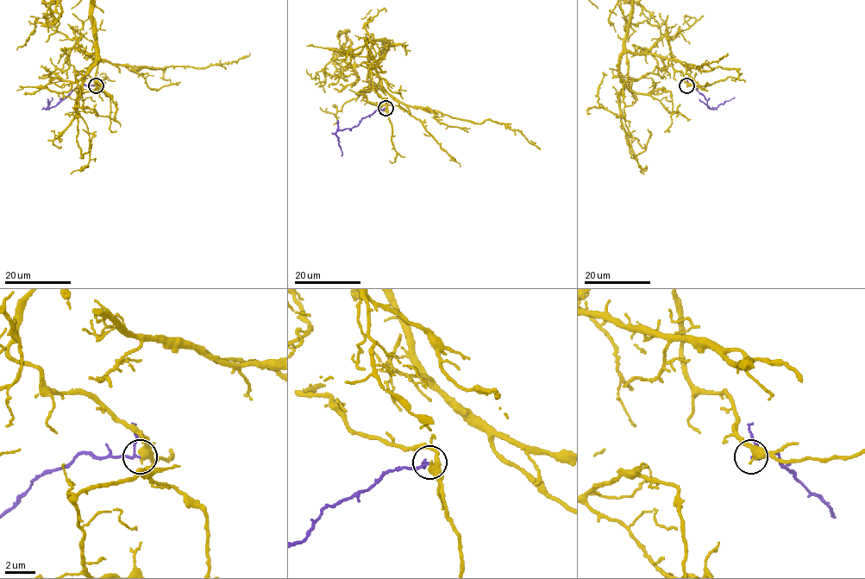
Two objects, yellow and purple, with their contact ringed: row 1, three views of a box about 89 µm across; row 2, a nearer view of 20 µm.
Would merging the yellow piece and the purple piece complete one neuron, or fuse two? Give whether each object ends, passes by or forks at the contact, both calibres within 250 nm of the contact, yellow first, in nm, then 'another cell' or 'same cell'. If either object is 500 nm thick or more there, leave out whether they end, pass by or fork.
yellow passes by | purple passes by | 420/120 nm | another cell

